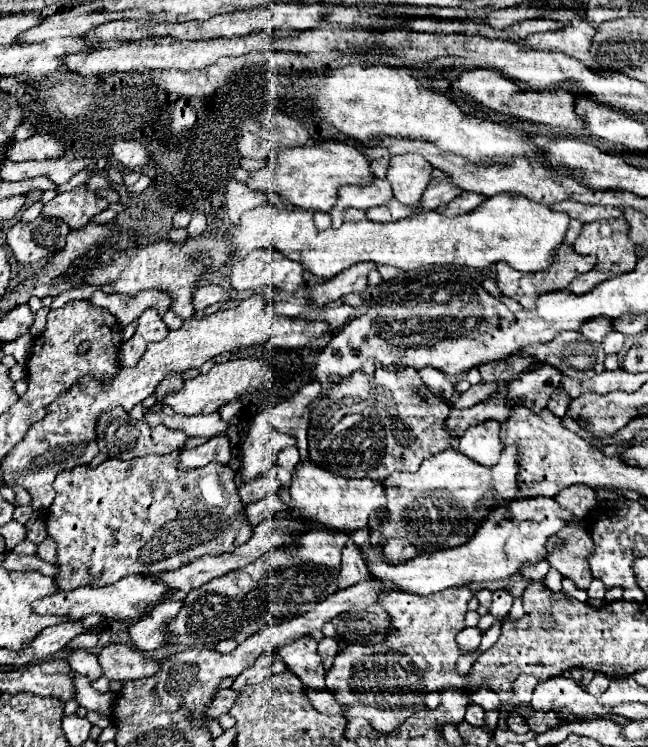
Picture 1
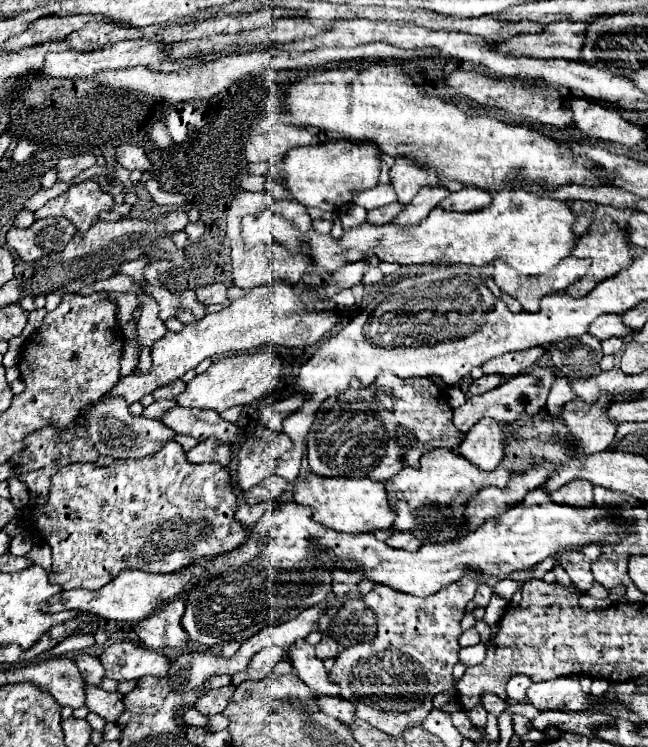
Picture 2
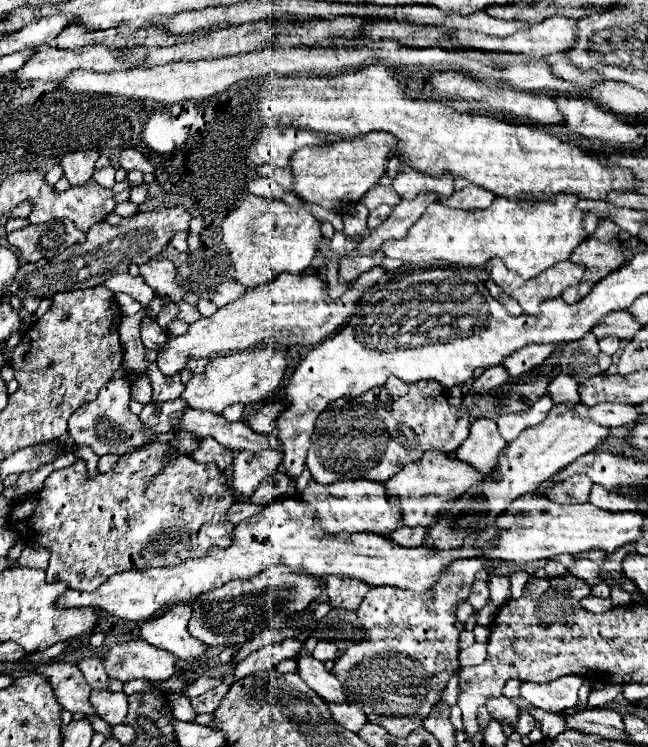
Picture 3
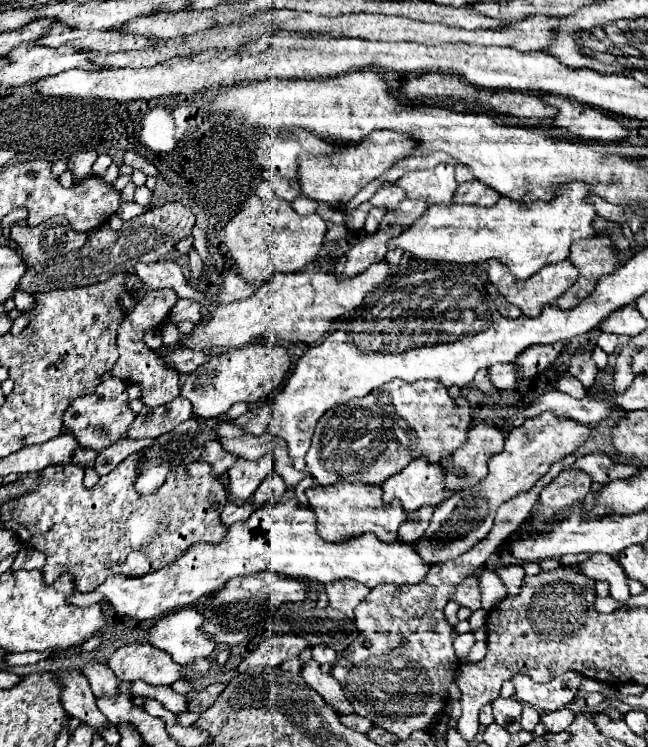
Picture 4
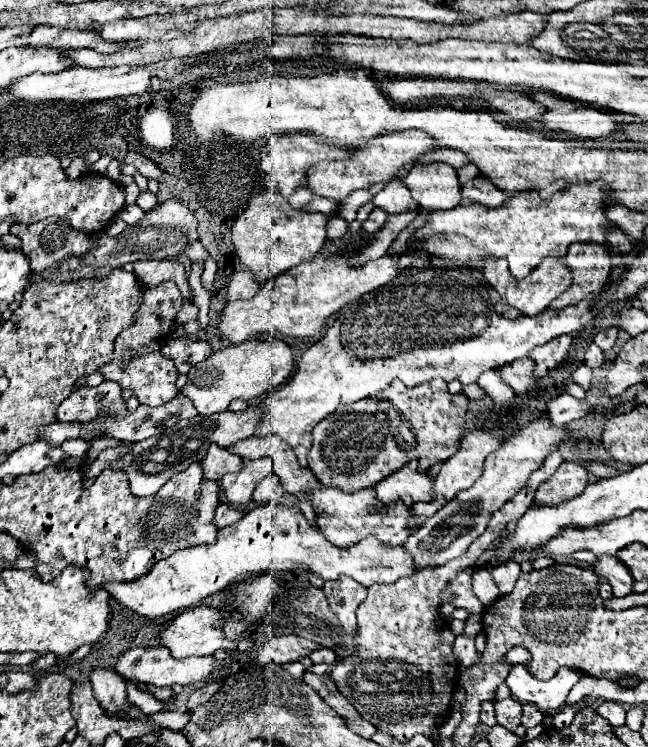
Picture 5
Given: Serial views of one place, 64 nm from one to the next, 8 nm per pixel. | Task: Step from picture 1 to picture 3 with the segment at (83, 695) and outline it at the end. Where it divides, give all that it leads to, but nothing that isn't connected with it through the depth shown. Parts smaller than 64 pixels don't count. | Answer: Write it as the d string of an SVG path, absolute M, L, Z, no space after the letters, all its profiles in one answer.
M96 692L90 694L92 706L96 708L96 714L104 718L110 726L120 724L120 718L126 718L126 694L124 692Z

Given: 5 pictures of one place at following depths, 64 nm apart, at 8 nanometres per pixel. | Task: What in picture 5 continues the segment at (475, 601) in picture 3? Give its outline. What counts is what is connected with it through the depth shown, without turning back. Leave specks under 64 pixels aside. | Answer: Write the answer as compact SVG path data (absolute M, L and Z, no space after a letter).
M462 572L456 580L452 580L452 584L446 590L443 590L443 603L466 608L470 614L480 614L484 610L482 602L472 592L472 574L468 572Z

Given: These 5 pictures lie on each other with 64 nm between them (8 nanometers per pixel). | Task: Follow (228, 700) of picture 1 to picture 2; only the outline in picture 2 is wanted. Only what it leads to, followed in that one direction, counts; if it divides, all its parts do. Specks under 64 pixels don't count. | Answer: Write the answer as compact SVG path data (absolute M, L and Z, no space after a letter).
M224 686L224 688L218 688L218 690L210 690L206 696L202 696L196 704L196 710L204 716L212 716L212 714L220 714L226 706L228 706L228 700L232 698L234 694L234 686Z

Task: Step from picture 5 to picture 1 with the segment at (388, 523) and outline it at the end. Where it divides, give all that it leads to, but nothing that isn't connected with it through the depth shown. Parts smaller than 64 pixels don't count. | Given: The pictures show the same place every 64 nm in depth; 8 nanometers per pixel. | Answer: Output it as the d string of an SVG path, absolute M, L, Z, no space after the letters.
M302 460L296 466L296 472L290 482L290 496L294 506L302 512L304 518L316 520L324 526L338 530L360 530L368 526L368 516L372 510L384 510L384 486L370 478L344 478L312 464L312 460Z

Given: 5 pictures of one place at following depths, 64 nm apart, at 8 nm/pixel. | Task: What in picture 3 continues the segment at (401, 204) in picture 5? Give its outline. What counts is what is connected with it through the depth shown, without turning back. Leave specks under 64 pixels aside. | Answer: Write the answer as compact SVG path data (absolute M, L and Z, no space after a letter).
M376 184L374 188L370 188L362 200L360 200L364 206L368 206L368 210L374 210L376 206L380 204L388 204L388 206L396 206L400 202L400 196L394 192L392 186L382 186L382 184Z

